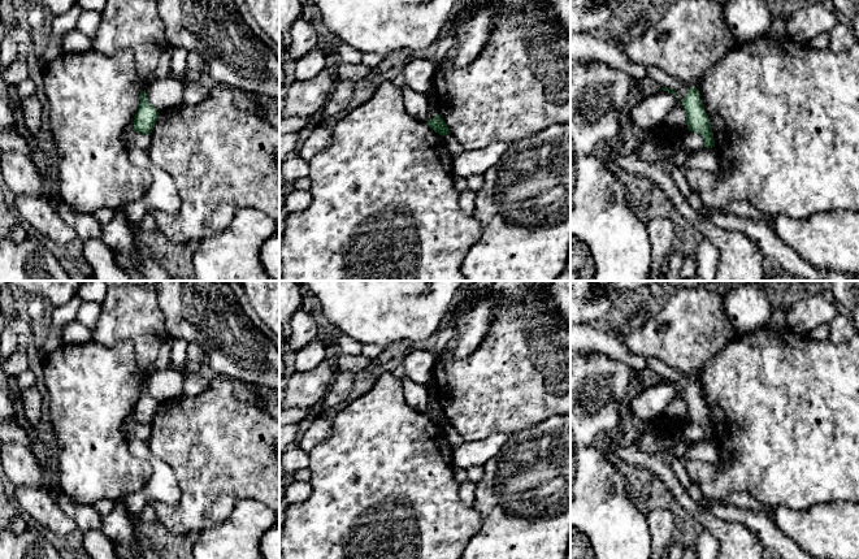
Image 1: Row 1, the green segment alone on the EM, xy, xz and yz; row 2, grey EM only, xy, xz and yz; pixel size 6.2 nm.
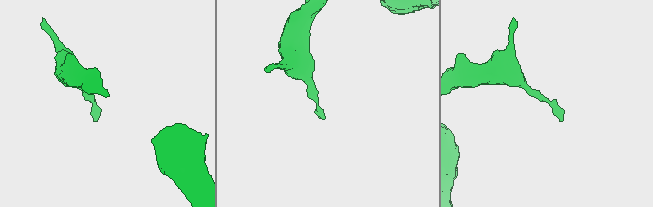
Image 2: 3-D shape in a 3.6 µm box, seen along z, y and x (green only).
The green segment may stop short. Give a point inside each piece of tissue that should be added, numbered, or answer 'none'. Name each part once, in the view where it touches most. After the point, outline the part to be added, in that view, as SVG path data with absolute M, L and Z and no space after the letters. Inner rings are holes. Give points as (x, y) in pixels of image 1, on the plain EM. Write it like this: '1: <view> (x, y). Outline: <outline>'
none

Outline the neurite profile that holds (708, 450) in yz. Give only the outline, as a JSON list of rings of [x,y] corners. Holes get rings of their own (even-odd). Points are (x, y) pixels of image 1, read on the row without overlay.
[[[702,438],[694,442],[686,451],[685,458],[687,460],[706,460],[708,463],[717,464],[721,459],[720,447],[716,438]]]

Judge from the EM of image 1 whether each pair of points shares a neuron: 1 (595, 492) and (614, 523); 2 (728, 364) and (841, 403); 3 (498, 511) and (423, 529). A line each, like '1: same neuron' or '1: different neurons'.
1: same neuron
2: same neuron
3: different neurons

